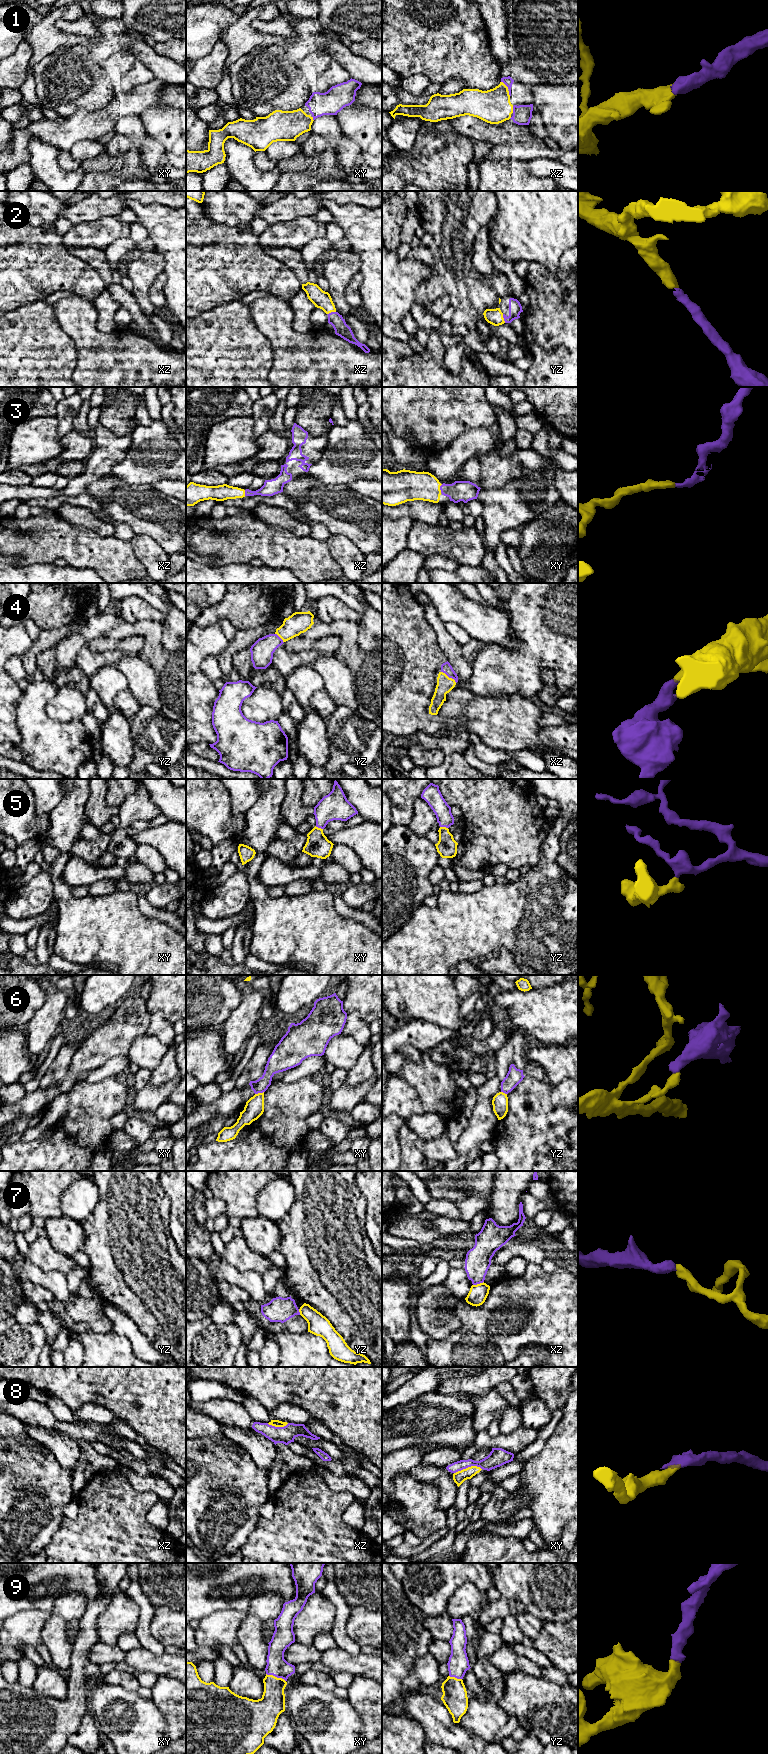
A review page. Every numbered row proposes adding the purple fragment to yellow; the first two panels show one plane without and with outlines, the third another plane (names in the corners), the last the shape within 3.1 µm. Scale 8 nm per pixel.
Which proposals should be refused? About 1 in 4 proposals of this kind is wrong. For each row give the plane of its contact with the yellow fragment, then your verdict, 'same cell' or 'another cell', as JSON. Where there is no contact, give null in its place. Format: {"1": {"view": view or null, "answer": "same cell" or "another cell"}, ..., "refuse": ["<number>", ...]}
{"1": {"view": "xz", "answer": "same cell"}, "2": {"view": "xz", "answer": "same cell"}, "3": {"view": "xy", "answer": "same cell"}, "4": {"view": "xz", "answer": "same cell"}, "5": {"view": "yz", "answer": "same cell"}, "6": {"view": "xy", "answer": "another cell"}, "7": {"view": "xz", "answer": "another cell"}, "8": {"view": "xy", "answer": "same cell"}, "9": {"view": "xy", "answer": "same cell"}, "refuse": ["6", "7"]}

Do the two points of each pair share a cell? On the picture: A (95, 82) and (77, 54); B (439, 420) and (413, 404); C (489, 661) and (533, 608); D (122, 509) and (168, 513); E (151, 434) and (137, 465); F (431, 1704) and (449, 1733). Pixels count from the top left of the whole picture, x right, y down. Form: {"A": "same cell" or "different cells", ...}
{"A": "same cell", "B": "same cell", "C": "same cell", "D": "same cell", "E": "same cell", "F": "same cell"}

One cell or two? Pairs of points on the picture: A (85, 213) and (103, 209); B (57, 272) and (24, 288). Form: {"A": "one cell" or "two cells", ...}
{"A": "one cell", "B": "one cell"}

